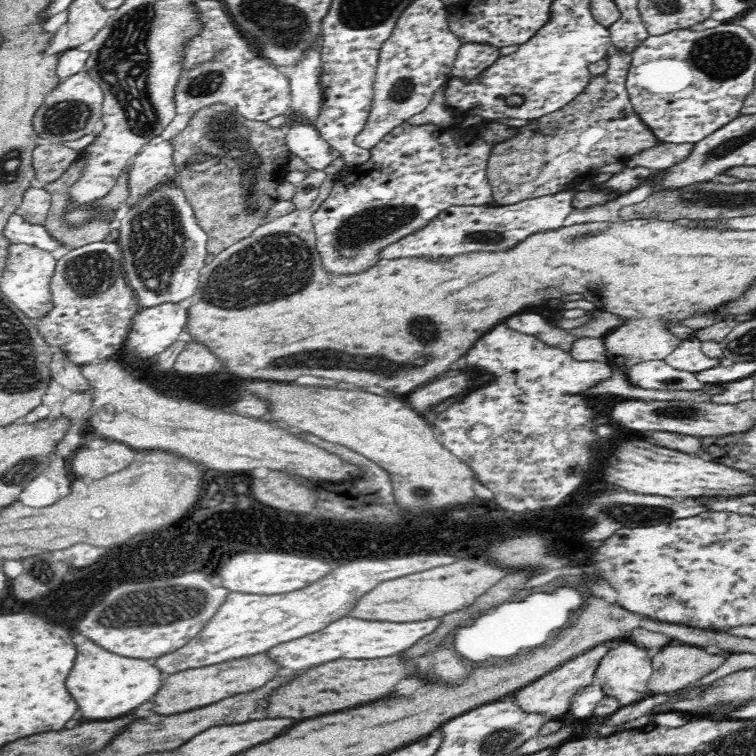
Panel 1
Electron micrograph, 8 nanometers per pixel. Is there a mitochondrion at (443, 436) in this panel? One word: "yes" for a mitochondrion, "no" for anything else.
no

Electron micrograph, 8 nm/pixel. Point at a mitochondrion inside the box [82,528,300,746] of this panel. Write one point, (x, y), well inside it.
(135, 557)

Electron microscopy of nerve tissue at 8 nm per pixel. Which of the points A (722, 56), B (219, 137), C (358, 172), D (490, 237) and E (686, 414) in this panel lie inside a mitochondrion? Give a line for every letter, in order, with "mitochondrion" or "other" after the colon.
A: mitochondrion
B: mitochondrion
C: other
D: mitochondrion
E: mitochondrion

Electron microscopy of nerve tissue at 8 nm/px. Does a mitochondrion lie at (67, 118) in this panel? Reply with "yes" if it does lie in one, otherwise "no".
yes

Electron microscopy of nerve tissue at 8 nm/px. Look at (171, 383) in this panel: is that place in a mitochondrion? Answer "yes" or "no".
yes

